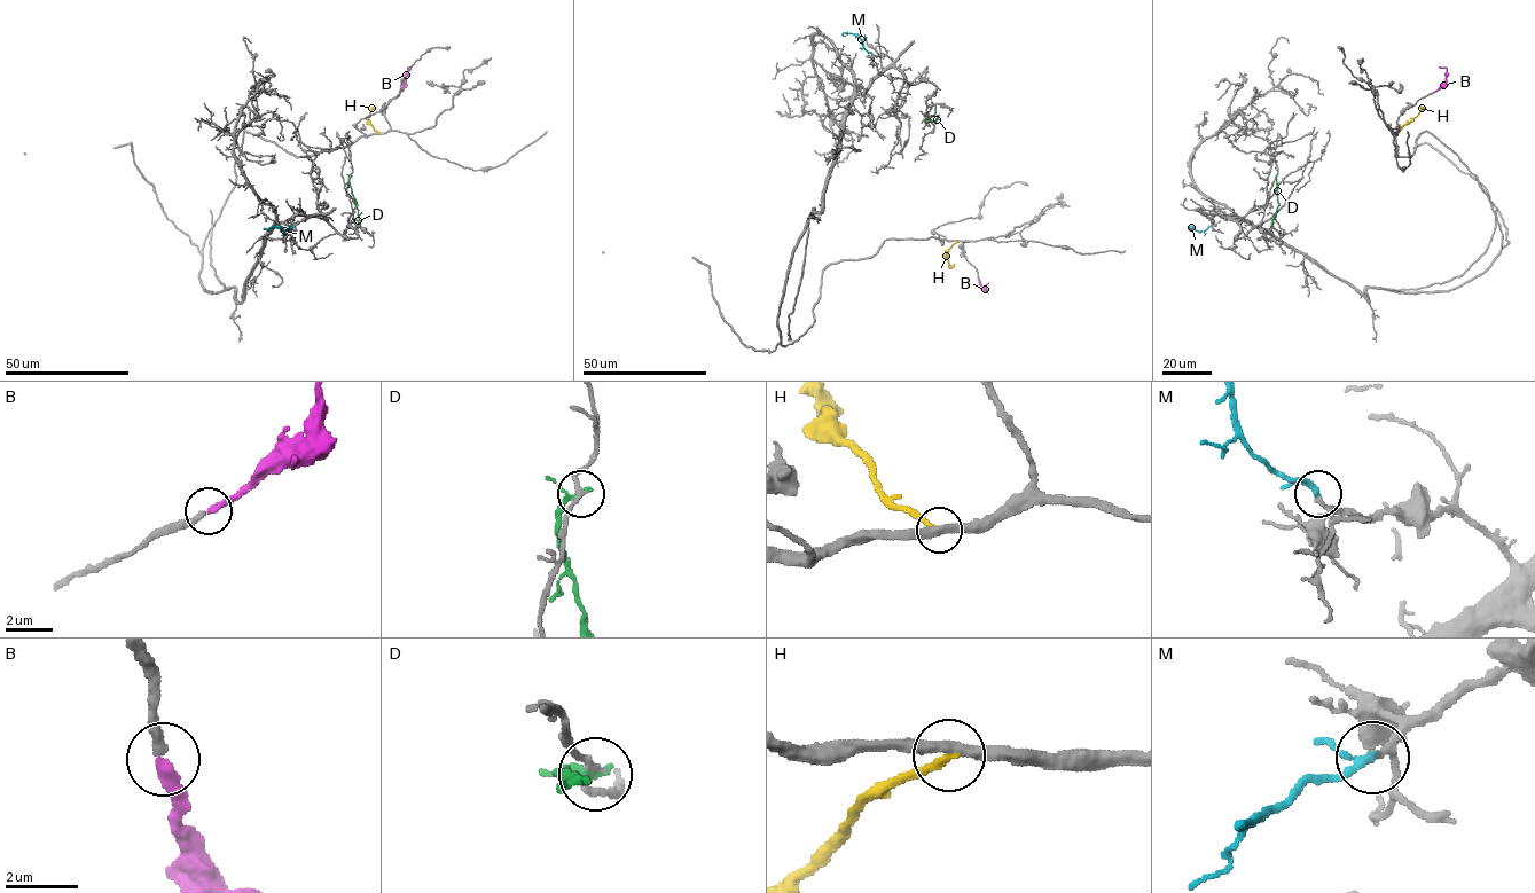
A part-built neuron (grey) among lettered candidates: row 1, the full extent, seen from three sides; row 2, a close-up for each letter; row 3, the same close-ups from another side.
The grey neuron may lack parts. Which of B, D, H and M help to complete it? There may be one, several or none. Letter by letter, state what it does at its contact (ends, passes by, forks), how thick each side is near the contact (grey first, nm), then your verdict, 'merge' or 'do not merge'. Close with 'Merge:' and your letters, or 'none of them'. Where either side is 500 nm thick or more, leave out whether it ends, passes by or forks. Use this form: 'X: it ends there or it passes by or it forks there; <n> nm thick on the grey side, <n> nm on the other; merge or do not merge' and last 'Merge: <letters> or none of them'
B: it ends there; 280 nm thick on the grey side, 320 nm on the other; merge
D: it passes by; 180 nm thick on the grey side, 180 nm on the other; do not merge
H: it ends there; 360 nm thick on the grey side, 240 nm on the other; do not merge
M: it passes by; 150 nm thick on the grey side, 170 nm on the other; merge
Merge: B, M

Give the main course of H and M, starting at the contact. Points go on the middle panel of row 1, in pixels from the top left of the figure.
H: (958, 241), (948, 249), (946, 257), (950, 265), (954, 264)
M: (871, 54), (853, 33), (843, 32), (845, 36)

